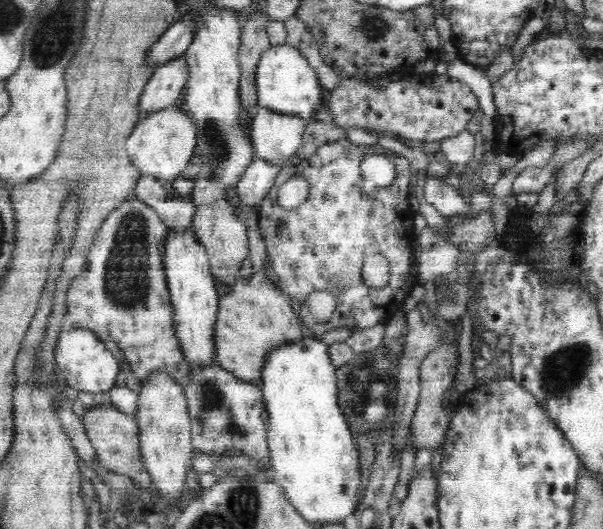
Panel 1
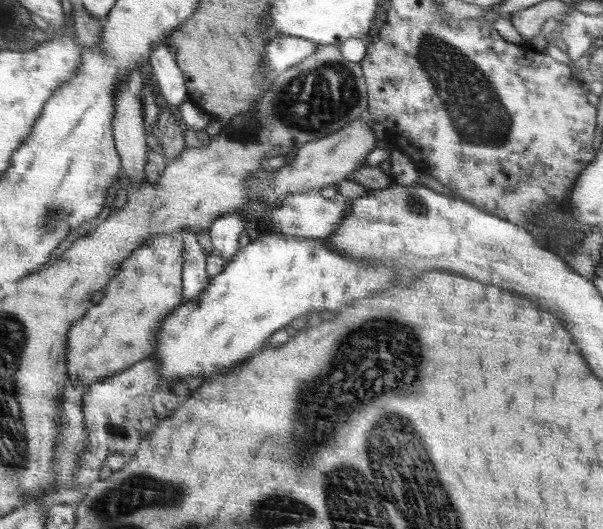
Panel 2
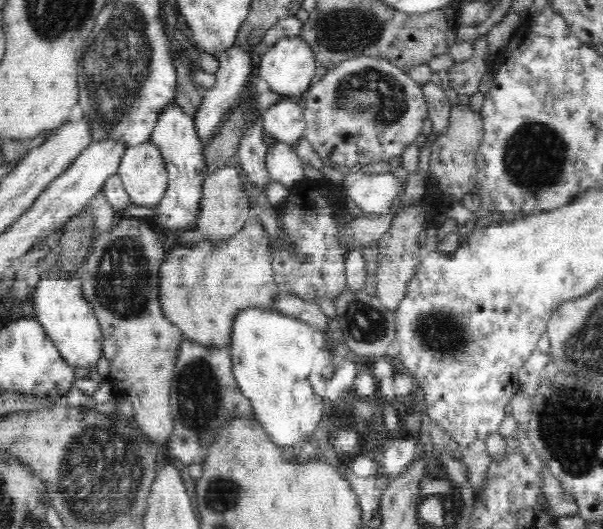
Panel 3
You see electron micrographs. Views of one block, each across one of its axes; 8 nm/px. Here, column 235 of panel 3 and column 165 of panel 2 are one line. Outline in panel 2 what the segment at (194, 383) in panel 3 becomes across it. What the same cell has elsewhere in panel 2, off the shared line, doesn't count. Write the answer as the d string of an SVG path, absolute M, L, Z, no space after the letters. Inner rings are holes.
M150 357L129 370L115 374L89 388L85 396L86 425L90 433L88 450L82 456L81 466L76 473L76 484L73 488L89 489L96 481L101 480L103 468L108 458L114 454L124 453L131 457L141 448L142 441L153 432L186 400L193 392L205 383L206 375L164 379L160 373L160 359Z

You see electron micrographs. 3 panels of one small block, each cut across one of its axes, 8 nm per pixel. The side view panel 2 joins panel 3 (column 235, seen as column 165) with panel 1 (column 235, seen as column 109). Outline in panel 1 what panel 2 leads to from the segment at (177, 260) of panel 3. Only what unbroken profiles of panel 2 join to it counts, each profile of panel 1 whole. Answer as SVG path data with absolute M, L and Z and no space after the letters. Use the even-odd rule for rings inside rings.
M262 271L253 274L250 280L238 280L231 288L229 294L220 296L216 361L222 370L233 374L238 380L261 386L262 372L270 354L282 346L304 340L302 322L282 295L282 290L266 281Z

